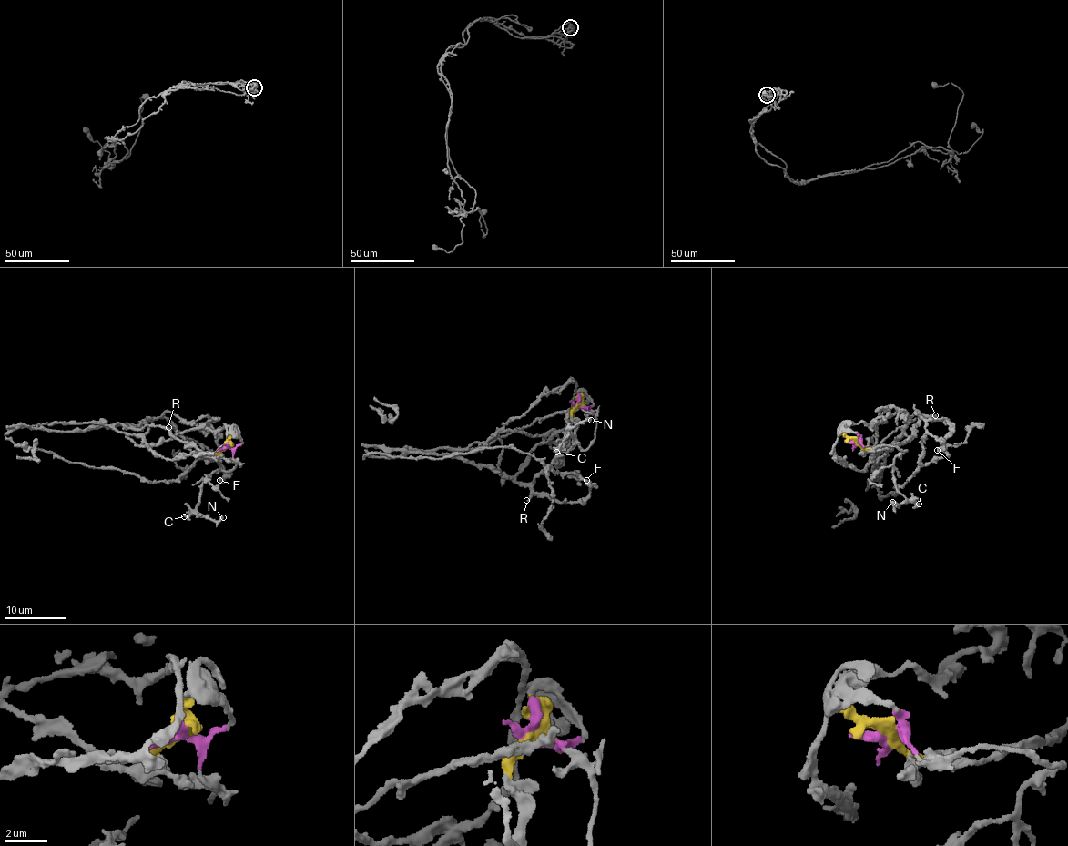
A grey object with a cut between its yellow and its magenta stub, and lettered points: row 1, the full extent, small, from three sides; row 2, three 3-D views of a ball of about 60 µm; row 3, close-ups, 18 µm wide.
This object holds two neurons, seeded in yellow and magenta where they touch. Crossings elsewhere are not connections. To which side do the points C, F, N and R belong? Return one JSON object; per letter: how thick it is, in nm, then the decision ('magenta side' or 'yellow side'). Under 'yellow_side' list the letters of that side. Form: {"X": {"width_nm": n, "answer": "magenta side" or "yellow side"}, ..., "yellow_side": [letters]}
{"C": {"width_nm": 220, "answer": "magenta side"}, "F": {"width_nm": 360, "answer": "yellow side"}, "N": {"width_nm": 400, "answer": "magenta side"}, "R": {"width_nm": 240, "answer": "yellow side"}, "yellow_side": ["F", "R"]}

